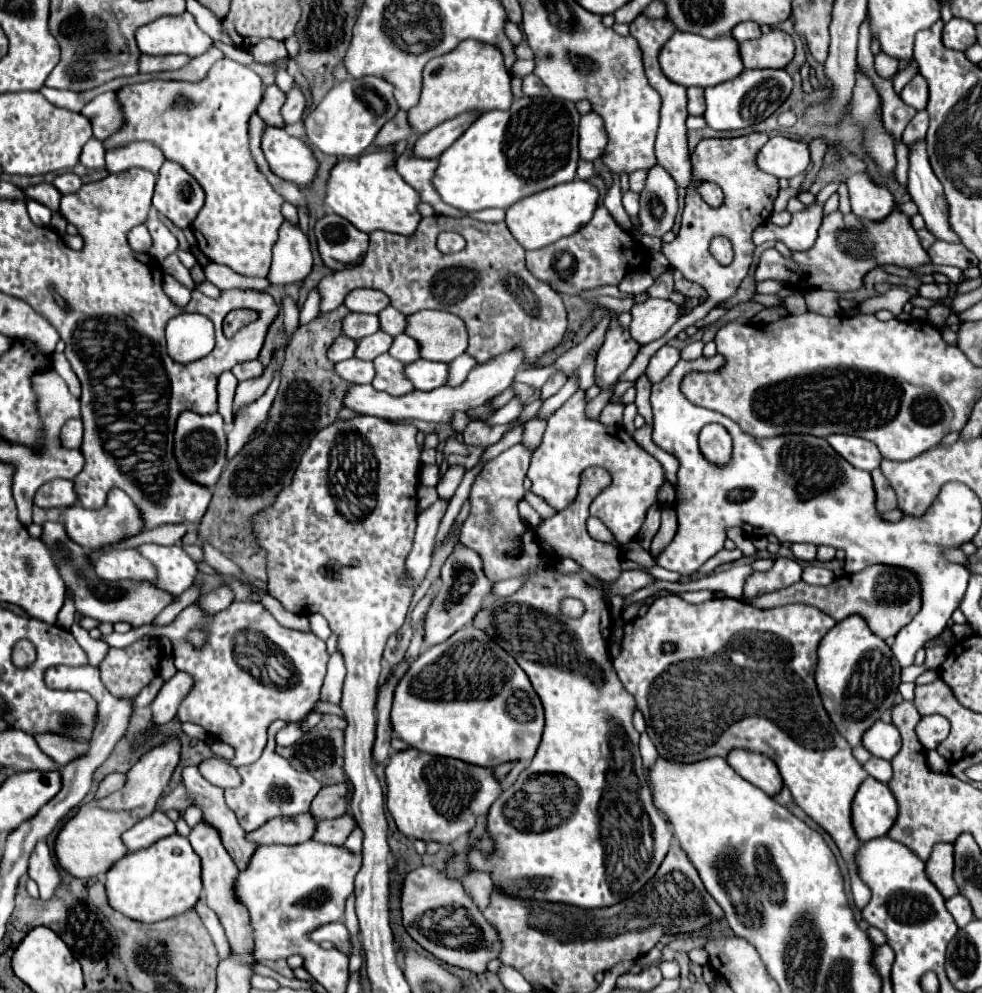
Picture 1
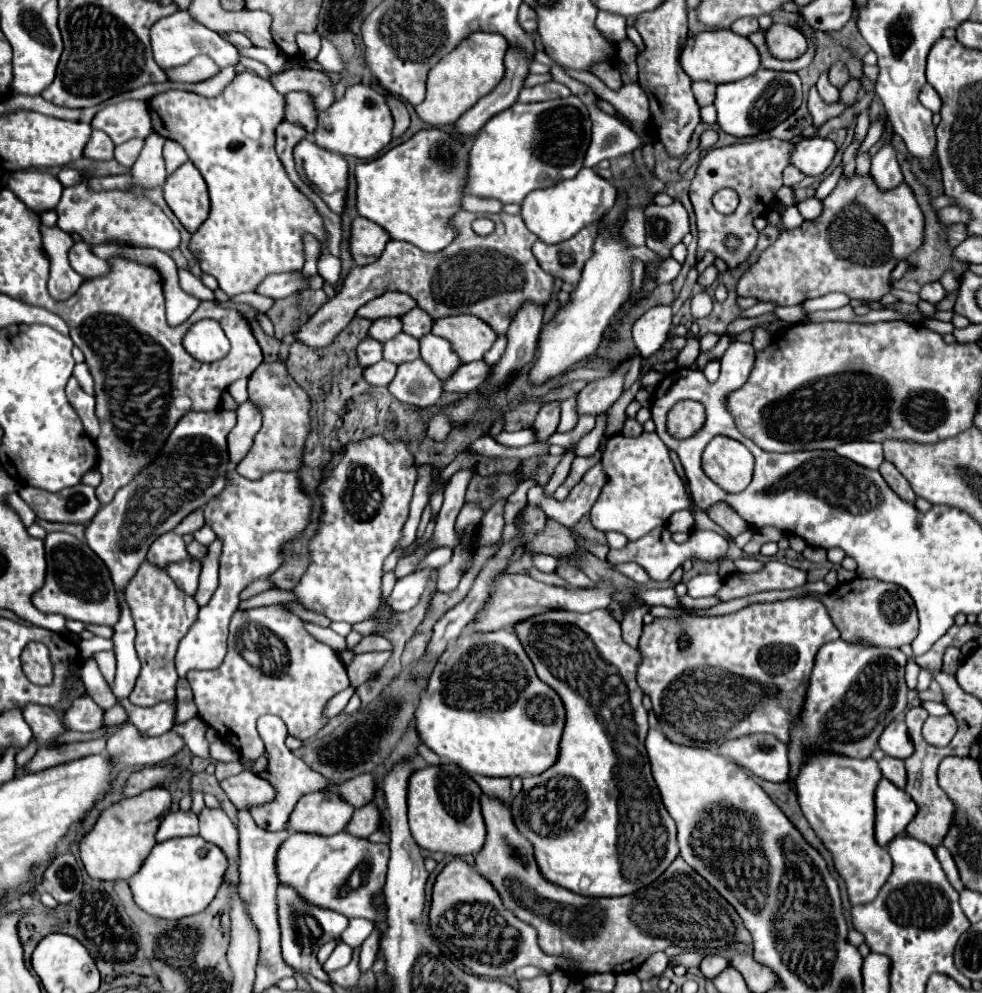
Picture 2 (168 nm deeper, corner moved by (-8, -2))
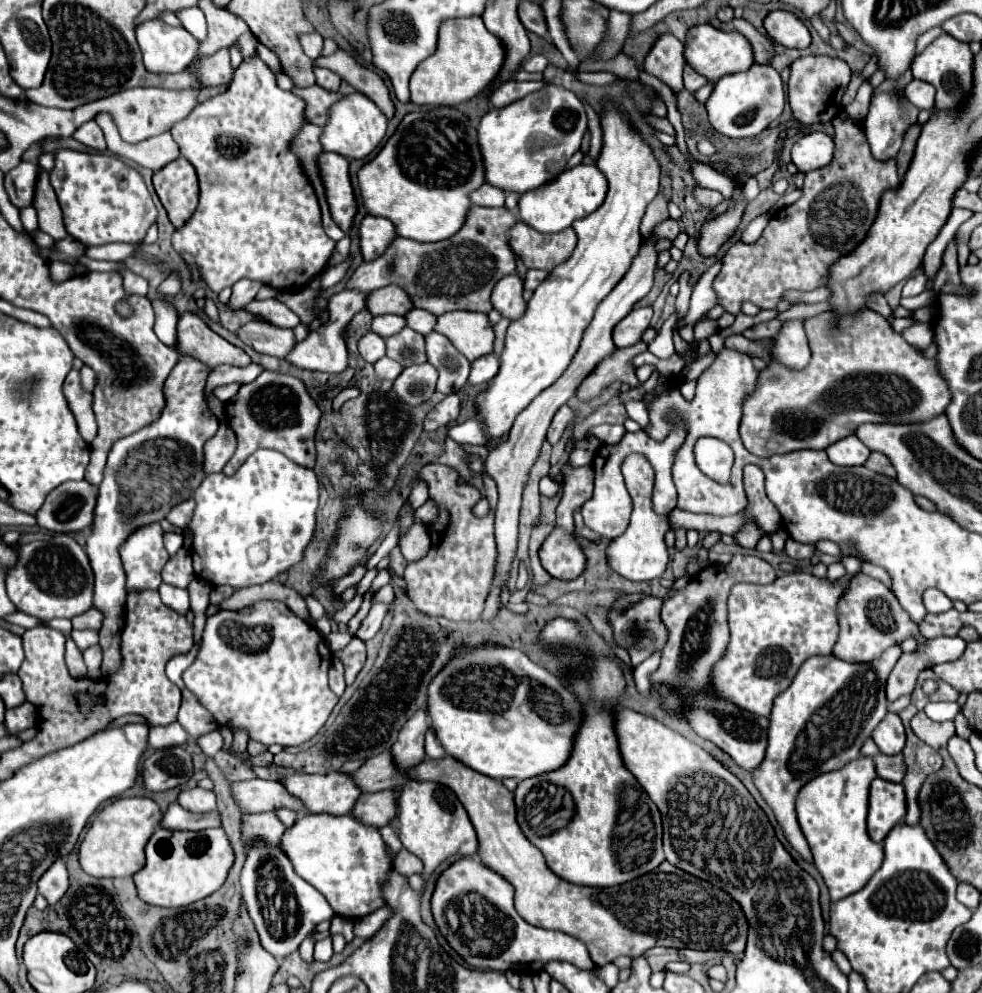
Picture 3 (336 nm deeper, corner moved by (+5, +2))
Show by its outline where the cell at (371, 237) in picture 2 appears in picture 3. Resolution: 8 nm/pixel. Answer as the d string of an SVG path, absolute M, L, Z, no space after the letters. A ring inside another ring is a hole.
M367 215L359 227L361 233L361 253L365 261L373 261L385 253L385 249L397 239L395 225L385 217Z

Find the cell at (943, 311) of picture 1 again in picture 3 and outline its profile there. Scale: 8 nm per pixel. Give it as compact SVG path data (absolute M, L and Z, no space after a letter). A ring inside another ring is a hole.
M957 237L951 239L943 255L943 265L933 279L935 293L959 293L963 285L959 283L959 265L957 265Z

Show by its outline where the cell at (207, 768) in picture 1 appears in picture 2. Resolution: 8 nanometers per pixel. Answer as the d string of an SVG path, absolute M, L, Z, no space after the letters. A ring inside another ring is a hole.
M242 771L234 777L228 777L220 781L220 785L238 809L248 809L252 805L272 801L272 795L274 795L272 785L268 785L268 781L260 779L250 771Z

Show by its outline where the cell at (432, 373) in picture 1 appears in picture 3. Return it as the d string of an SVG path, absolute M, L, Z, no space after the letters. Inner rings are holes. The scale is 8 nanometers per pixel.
M493 353L491 355L483 355L477 361L473 361L469 383L473 383L473 385L487 383L497 375L497 371L499 371L499 359Z

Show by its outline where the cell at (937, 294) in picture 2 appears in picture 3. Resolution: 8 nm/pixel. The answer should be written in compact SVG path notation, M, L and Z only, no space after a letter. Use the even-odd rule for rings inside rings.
M917 273L913 277L907 279L907 283L903 285L903 291L901 291L901 297L913 297L913 295L919 295L925 291L925 283L927 283L927 277L923 273Z

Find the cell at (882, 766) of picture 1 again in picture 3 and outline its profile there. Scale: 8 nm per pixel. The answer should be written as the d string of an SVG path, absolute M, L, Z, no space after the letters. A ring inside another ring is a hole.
M877 753L875 757L875 767L877 767L877 775L885 781L895 781L895 783L901 783L903 777L905 777L905 761L903 761L903 755L883 755L883 753Z

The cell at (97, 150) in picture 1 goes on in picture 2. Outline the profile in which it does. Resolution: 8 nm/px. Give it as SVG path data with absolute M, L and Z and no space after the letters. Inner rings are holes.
M92 131L92 137L84 149L84 155L94 161L112 161L114 159L114 143L102 131Z

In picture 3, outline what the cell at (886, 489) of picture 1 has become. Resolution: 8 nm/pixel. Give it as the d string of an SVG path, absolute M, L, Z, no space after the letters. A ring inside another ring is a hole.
M873 451L873 453L871 453L871 457L867 459L865 467L867 467L867 469L871 469L871 471L875 471L875 473L887 475L887 477L895 477L895 475L897 475L897 473L895 473L893 463L891 463L883 453L877 453L877 451Z

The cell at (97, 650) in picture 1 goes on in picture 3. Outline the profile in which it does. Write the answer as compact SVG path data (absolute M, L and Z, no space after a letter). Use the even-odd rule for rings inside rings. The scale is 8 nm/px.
M89 647L87 651L83 651L83 659L85 659L85 665L87 665L87 669L89 669L89 677L93 677L93 679L97 679L97 677L101 677L101 671L99 671L99 667L101 667L101 647Z

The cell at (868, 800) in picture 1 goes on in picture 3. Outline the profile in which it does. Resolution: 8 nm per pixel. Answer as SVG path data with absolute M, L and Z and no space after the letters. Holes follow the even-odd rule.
M873 779L869 793L869 817L867 829L875 843L881 843L887 833L905 817L907 801L901 783Z

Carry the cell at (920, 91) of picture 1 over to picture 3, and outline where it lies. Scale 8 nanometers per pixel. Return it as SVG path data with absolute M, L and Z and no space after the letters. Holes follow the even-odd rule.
M913 79L907 87L905 87L905 95L907 99L919 107L919 109L933 109L935 105L935 87L931 87L931 83L925 83L925 81L919 81L919 79Z

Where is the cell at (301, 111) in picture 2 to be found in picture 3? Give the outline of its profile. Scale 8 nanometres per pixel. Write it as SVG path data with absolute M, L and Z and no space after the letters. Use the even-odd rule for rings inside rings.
M319 85L313 87L295 87L293 89L295 95L299 95L301 99L307 99L307 121L315 123L315 125L325 125L327 123L327 111L333 103L337 103L339 99L343 99L343 95L339 91L331 93Z

